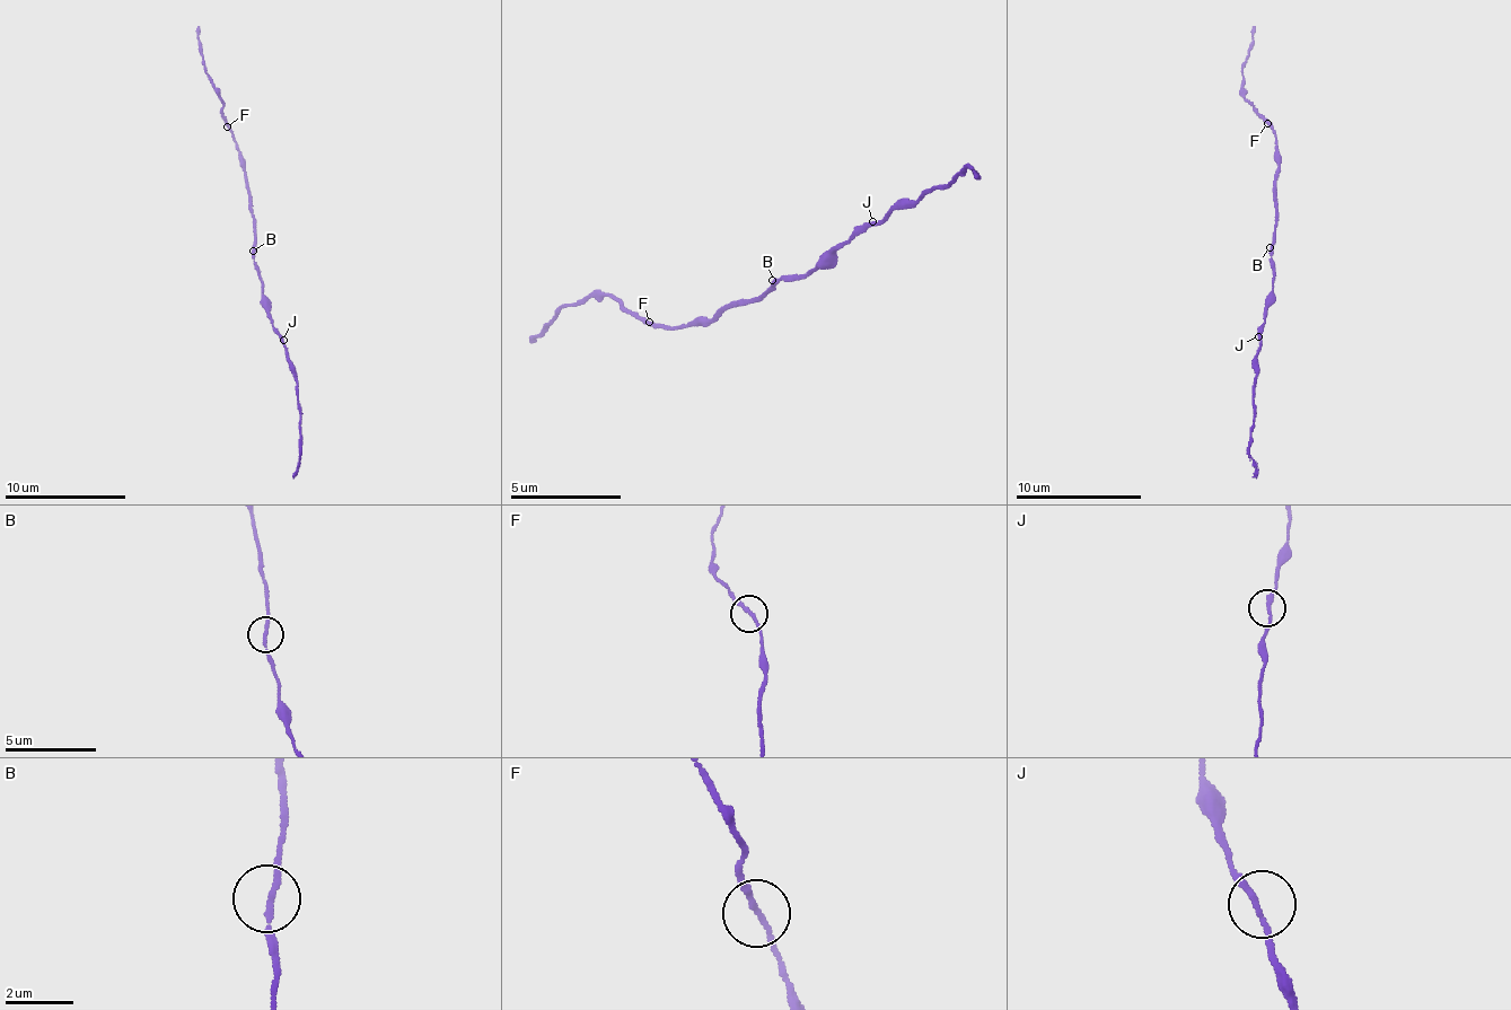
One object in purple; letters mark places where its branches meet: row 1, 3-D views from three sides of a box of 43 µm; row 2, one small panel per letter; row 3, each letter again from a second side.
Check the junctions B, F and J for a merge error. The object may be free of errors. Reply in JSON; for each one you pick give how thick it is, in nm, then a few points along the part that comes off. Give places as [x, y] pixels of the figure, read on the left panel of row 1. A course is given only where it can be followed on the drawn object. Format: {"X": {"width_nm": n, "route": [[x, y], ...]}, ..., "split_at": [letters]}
{"split_at": []}

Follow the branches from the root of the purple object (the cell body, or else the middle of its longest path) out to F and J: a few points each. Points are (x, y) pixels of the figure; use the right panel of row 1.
F: (1274, 247), (1277, 138), (1275, 130), (1267, 124)
J: (1274, 247), (1270, 251), (1273, 301), (1265, 310), (1258, 336)

